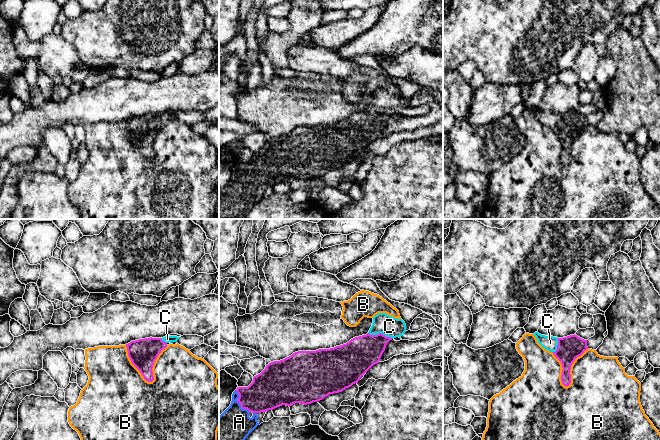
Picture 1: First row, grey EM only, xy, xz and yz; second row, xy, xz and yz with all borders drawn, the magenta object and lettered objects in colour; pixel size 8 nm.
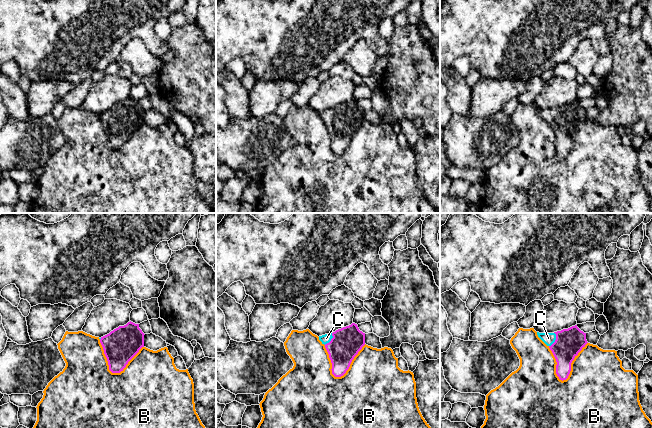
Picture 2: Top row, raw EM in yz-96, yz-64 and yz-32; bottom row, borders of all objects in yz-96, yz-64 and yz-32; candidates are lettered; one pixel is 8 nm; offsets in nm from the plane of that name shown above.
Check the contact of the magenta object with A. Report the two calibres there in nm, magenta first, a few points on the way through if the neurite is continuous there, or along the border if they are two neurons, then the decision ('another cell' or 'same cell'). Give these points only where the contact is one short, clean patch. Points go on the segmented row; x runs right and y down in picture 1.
300/260 nm | across xz (267, 391), (256, 398), (239, 402), (239, 410), (234, 423) | same cell

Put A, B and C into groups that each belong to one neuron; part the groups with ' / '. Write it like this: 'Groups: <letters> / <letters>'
Groups: A C / B

